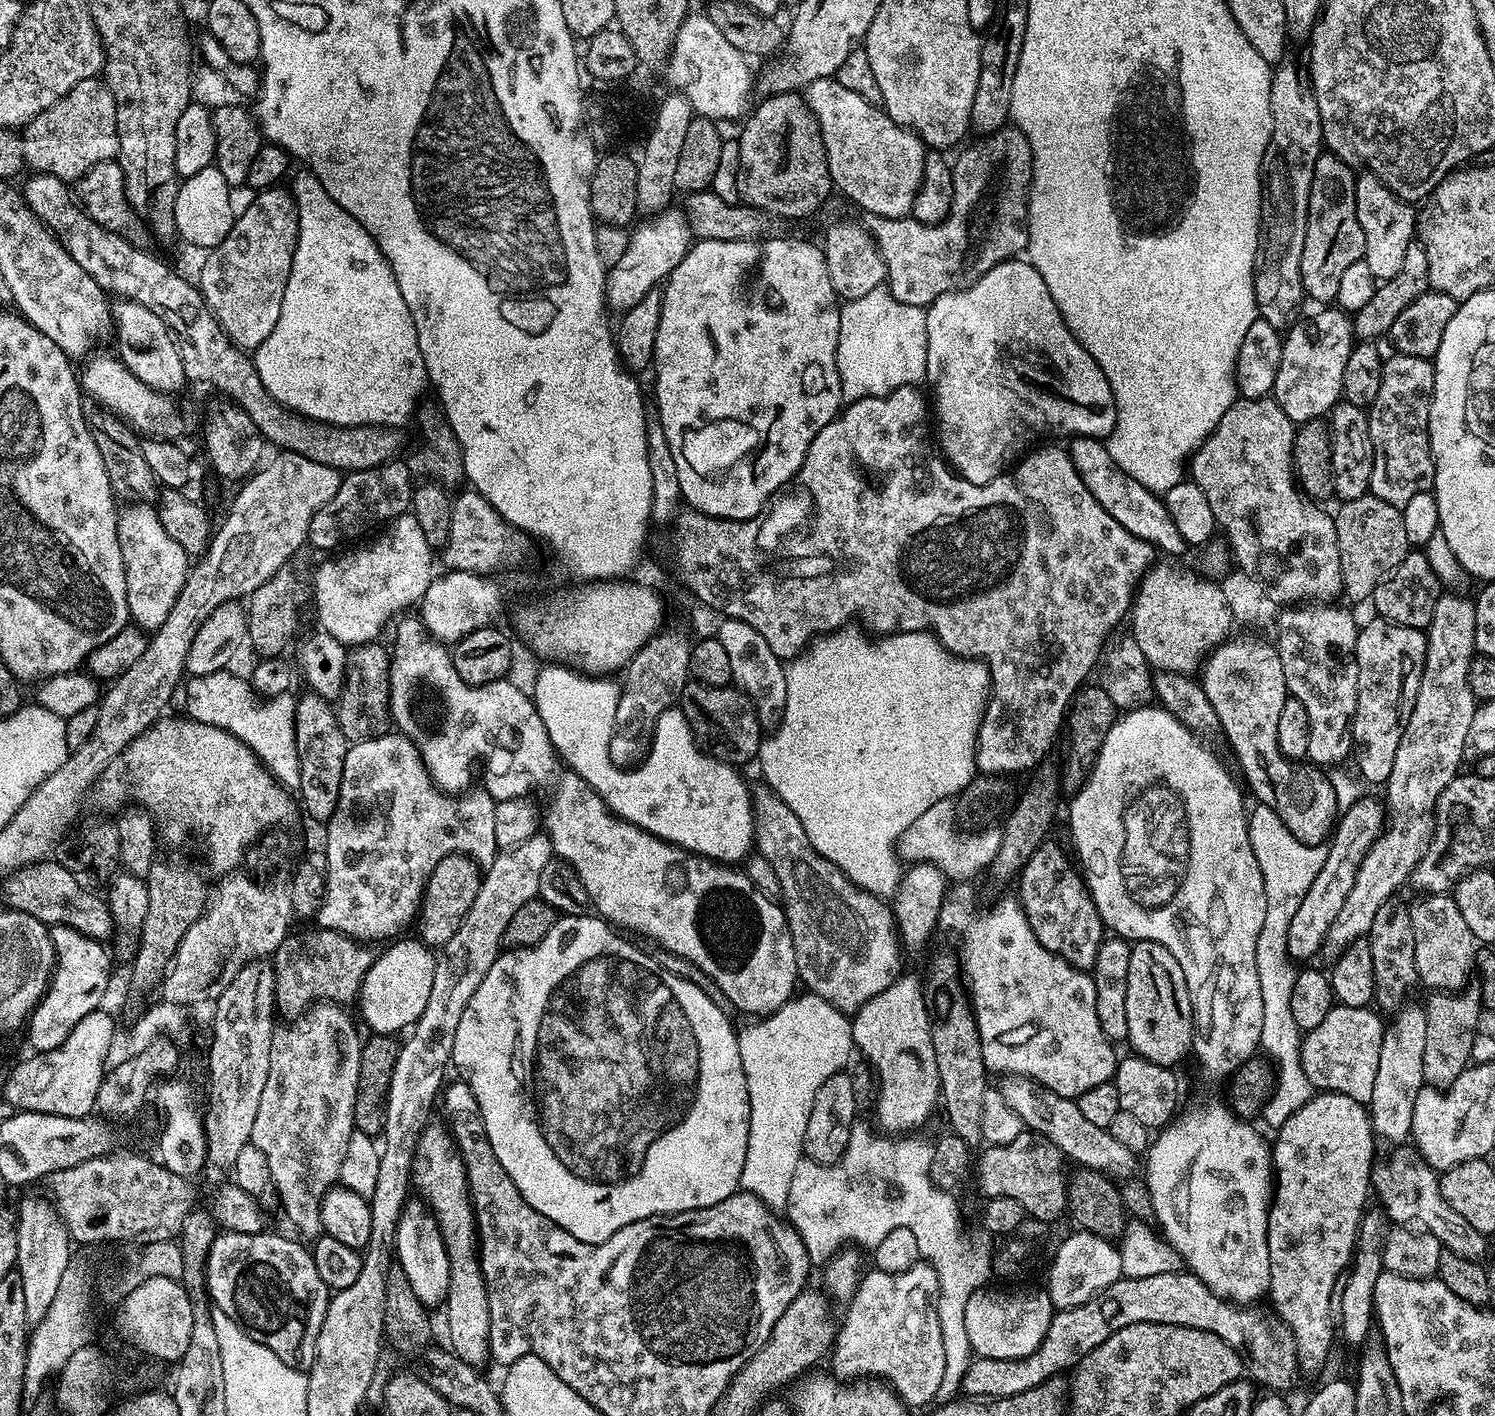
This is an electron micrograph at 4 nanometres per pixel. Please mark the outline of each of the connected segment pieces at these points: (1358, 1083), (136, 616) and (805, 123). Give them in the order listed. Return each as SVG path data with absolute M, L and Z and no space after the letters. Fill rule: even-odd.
M1337 1003L1330 1010L1330 1014L1326 1014L1326 1019L1301 1039L1302 1070L1306 1078L1310 1078L1313 1089L1346 1094L1346 1098L1354 1098L1362 1105L1371 1101L1374 1094L1374 1077L1378 1074L1378 1058L1382 1054L1382 1042L1386 1039L1386 1024L1384 1026L1372 1011L1371 1007L1355 1008Z
M132 502L128 508L119 513L116 525L118 526L118 546L122 550L122 562L126 574L126 602L131 623L137 628L155 630L166 622L170 610L182 590L190 571L190 557L166 534L166 526L162 526L159 511L144 502Z
M799 91L782 92L778 96L770 96L759 102L761 104L751 109L750 115L743 121L744 129L738 133L740 142L738 190L741 201L752 208L767 212L772 218L785 216L788 220L800 220L803 216L818 211L823 206L824 199L834 192L820 127L816 116L808 109Z

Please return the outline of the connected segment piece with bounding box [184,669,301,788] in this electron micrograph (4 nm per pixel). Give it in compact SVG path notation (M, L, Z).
M224 669L214 674L193 676L185 683L186 709L185 715L194 721L204 725L218 726L238 737L268 768L268 771L280 781L280 783L292 788L299 785L301 780L301 764L298 762L297 738L296 738L296 701L293 693L287 692L276 696L258 700L257 693L252 689L251 683Z

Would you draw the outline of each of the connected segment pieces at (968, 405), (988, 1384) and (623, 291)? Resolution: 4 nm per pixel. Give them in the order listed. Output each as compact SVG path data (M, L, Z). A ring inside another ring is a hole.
M1024 258L1003 260L990 270L986 270L986 274L978 278L978 282L957 292L942 294L933 304L928 305L926 309L926 384L927 387L932 387L930 408L934 413L934 436L938 441L939 451L950 465L951 471L966 482L975 484L989 484L1021 455L1020 428L1049 428L1052 432L1065 432L1068 438L1078 436L1106 438L1116 425L1116 403L1114 394L1110 390L1110 382L1106 382L1106 374L1102 374L1098 362L1090 358L1090 354L1066 326L1064 316L1058 310L1058 306L1054 306L1054 298L1050 298L1050 290L1046 290L1046 282L1042 282L1042 274L1038 274L1036 267Z
M1187 1270L1175 1272L1167 1272L1166 1274L1153 1274L1151 1278L1130 1278L1124 1276L1118 1282L1114 1282L1106 1290L1102 1290L1097 1296L1092 1296L1085 1304L1077 1308L1066 1308L1057 1311L1052 1317L1050 1330L1046 1334L1046 1338L1042 1342L1042 1346L1038 1346L1038 1350L1034 1350L1034 1354L1030 1354L1021 1360L1003 1360L1002 1358L976 1358L973 1359L972 1365L966 1370L964 1375L964 1386L962 1389L963 1395L968 1398L999 1398L1001 1396L1013 1396L1022 1390L1030 1390L1034 1386L1038 1386L1042 1382L1046 1382L1051 1376L1058 1376L1067 1373L1069 1370L1075 1369L1081 1358L1086 1354L1090 1354L1090 1350L1094 1350L1098 1346L1102 1346L1102 1342L1106 1342L1106 1338L1110 1338L1110 1334L1114 1334L1118 1330L1122 1330L1126 1326L1134 1326L1135 1324L1173 1324L1174 1326L1186 1326L1187 1328L1197 1328L1198 1330L1206 1330L1210 1334L1218 1334L1218 1338L1222 1338L1222 1342L1226 1342L1226 1346L1230 1346L1236 1353L1240 1355L1240 1360L1244 1364L1247 1375L1251 1377L1257 1385L1265 1384L1265 1389L1271 1390L1276 1394L1287 1393L1287 1388L1296 1380L1296 1375L1301 1375L1302 1369L1300 1359L1296 1353L1296 1340L1292 1337L1292 1329L1286 1326L1286 1322L1281 1316L1277 1316L1271 1307L1256 1308L1260 1306L1245 1306L1243 1304L1233 1304L1230 1300L1224 1300L1218 1294L1214 1294L1214 1290L1210 1290L1210 1286L1203 1284L1194 1273Z
M664 207L655 213L654 218L645 219L645 224L637 232L635 230L631 233L629 246L622 258L607 269L604 294L607 307L613 313L616 311L616 314L622 314L630 310L630 306L642 302L642 298L646 298L646 294L654 291L657 285L672 273L674 266L682 262L682 258L692 247L694 237L688 226L688 215L684 213L683 207L674 207Z

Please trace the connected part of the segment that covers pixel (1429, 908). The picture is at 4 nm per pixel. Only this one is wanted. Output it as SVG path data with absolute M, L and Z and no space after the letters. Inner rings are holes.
M1424 894L1419 897L1421 900L1411 901L1409 914L1411 925L1414 928L1414 966L1419 976L1419 983L1425 984L1428 990L1437 992L1459 992L1469 987L1471 978L1474 976L1476 966L1476 953L1478 941L1462 913L1458 910L1453 897L1448 894Z

